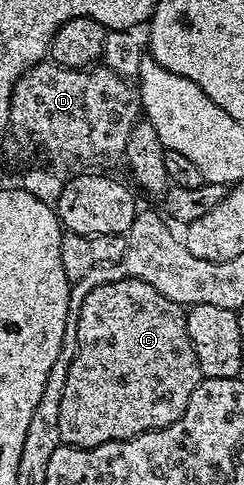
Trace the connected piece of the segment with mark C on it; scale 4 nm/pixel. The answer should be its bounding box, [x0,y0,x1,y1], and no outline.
[59,278,203,448]

